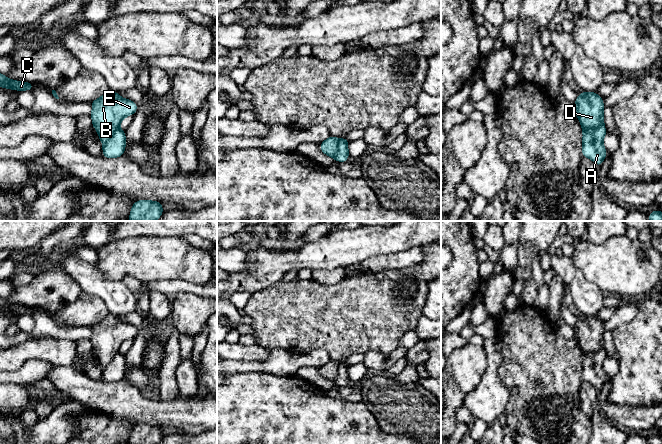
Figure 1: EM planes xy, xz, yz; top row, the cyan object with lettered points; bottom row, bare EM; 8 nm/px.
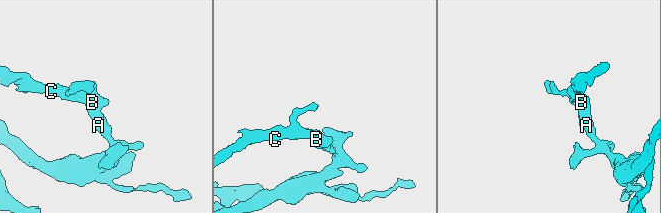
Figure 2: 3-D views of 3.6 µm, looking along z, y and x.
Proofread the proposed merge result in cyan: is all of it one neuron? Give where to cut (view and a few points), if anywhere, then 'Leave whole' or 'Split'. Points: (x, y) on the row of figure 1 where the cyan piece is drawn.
Split along yz (603, 125), (583, 131). Split

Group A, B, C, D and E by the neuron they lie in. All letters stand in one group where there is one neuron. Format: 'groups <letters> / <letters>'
groups A / B C D E

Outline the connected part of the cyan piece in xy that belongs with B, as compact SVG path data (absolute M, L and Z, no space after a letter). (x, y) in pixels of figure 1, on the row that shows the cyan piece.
M108 89L100 98L93 100L92 125L96 129L100 141L105 144L119 128L120 122L137 111L134 101L121 98L119 94Z

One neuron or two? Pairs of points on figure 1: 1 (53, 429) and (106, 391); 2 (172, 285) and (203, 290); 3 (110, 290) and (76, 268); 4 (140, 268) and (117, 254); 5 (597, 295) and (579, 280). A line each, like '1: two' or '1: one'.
1: two
2: one
3: one
4: one
5: one

